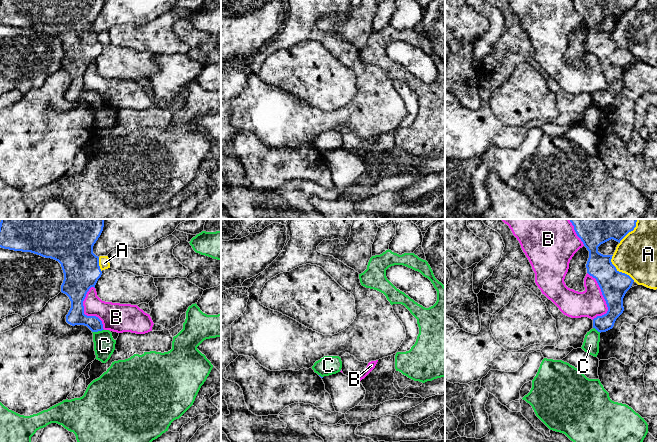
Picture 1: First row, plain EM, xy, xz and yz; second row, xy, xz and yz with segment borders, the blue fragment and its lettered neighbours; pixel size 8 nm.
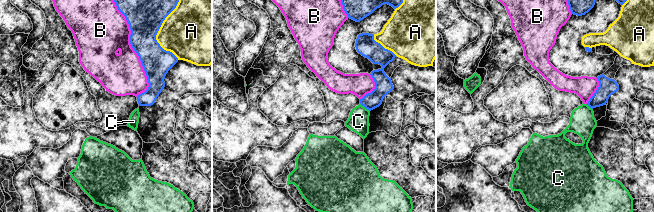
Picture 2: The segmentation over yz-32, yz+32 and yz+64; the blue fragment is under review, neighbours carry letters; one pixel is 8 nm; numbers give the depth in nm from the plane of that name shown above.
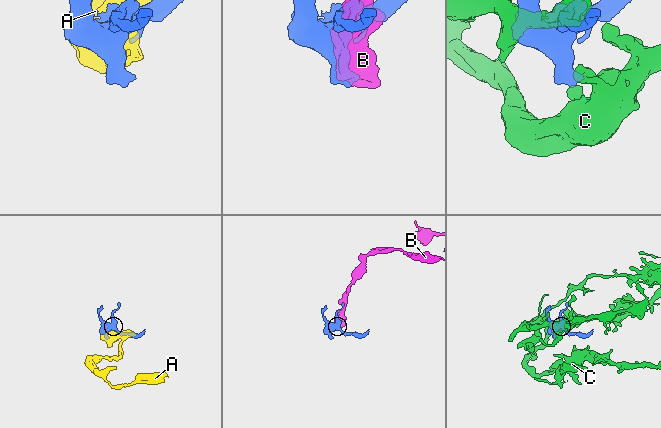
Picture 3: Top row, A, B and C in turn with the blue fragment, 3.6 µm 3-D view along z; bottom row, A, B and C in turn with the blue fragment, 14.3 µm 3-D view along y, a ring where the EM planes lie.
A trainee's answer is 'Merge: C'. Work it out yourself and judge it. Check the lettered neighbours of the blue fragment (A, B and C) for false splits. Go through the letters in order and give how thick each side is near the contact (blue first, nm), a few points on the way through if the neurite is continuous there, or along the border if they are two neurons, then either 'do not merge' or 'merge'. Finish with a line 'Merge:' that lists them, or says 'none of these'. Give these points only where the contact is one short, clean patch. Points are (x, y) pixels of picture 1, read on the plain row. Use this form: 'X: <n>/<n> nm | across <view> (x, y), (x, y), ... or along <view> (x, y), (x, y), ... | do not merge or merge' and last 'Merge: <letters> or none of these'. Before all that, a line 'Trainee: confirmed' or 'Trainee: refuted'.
Trainee: refuted
A: 220/340 nm | do not merge
B: 220/200 nm | do not merge
C: 140/180 nm | do not merge
Merge: none of these

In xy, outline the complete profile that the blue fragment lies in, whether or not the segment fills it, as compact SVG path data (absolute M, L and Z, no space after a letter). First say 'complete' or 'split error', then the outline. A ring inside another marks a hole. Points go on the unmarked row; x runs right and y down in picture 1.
complete; M0 0L0 23L31 28L61 40L64 56L61 68L71 77L66 98L102 107L102 97L84 90L83 77L102 51L93 22L104 0Z

